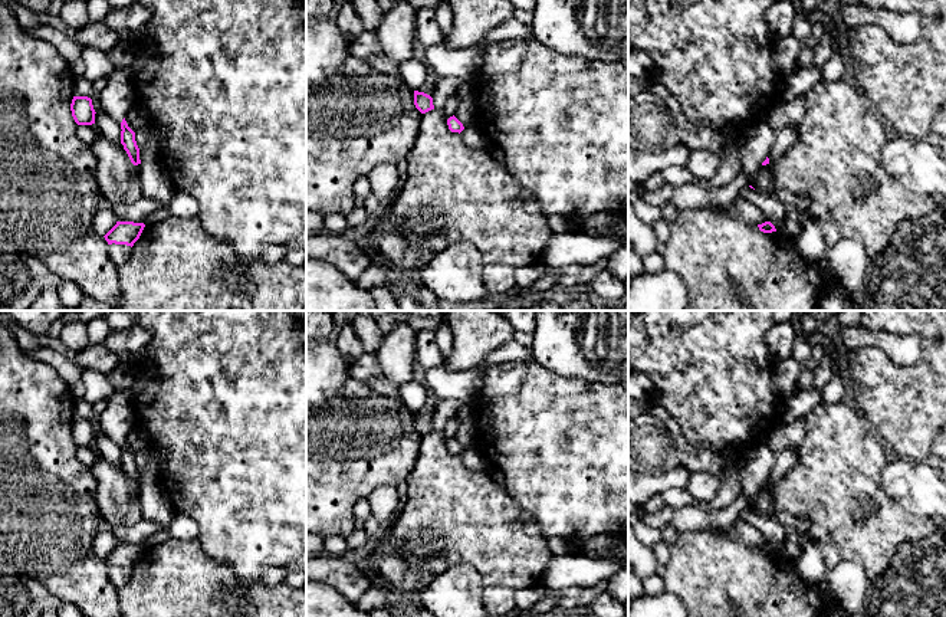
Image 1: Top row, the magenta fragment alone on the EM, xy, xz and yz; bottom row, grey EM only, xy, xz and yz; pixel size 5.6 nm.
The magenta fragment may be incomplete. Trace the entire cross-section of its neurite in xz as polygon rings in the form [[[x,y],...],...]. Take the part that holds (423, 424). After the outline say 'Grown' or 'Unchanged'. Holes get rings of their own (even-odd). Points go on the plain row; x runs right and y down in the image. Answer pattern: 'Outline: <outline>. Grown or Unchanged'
Outline: [[[414,413],[414,427],[421,434],[426,436],[434,431],[433,420],[424,414]]]. Unchanged

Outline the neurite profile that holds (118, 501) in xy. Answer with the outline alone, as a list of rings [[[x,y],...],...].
[[[98,456],[91,467],[96,480],[95,499],[101,518],[112,526],[131,526],[141,518],[141,486],[134,488],[121,463],[115,465]]]

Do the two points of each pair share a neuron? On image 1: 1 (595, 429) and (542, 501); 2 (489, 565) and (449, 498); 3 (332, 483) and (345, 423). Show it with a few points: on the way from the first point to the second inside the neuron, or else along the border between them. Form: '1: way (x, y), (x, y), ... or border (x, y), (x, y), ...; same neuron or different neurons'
1: way (595, 446), (559, 483); same neuron
2: way (489, 548), (489, 540), (465, 515); same neuron
3: way (332, 469), (332, 459), (345, 446), (345, 437); same neuron

